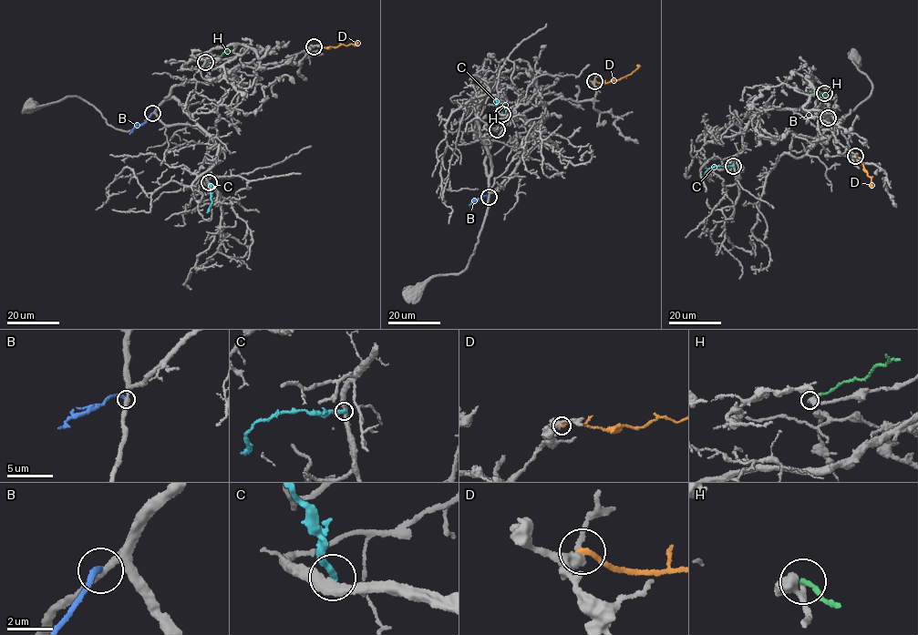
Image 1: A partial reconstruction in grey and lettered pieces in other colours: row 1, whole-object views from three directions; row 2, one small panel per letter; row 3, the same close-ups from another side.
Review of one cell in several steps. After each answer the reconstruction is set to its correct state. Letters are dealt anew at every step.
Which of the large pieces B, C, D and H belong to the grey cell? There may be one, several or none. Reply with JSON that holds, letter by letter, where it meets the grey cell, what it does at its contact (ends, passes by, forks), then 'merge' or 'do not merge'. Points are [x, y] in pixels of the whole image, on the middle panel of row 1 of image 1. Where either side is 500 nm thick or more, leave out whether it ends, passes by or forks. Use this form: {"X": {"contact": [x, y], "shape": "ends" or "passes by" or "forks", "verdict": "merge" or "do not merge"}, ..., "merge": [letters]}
{"B": {"contact": [489, 197], "shape": "ends", "verdict": "do not merge"}, "C": {"contact": [502, 114], "shape": "ends", "verdict": "do not merge"}, "D": {"contact": [594, 81], "shape": "ends", "verdict": "do not merge"}, "H": {"contact": [497, 129], "shape": "ends", "verdict": "do not merge"}, "merge": []}

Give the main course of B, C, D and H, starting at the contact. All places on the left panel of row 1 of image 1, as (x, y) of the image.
B: (151, 114), (129, 134)
C: (209, 182), (211, 188), (211, 205), (207, 212)
D: (313, 46), (355, 46), (358, 42)
H: (204, 62), (229, 50), (235, 52)

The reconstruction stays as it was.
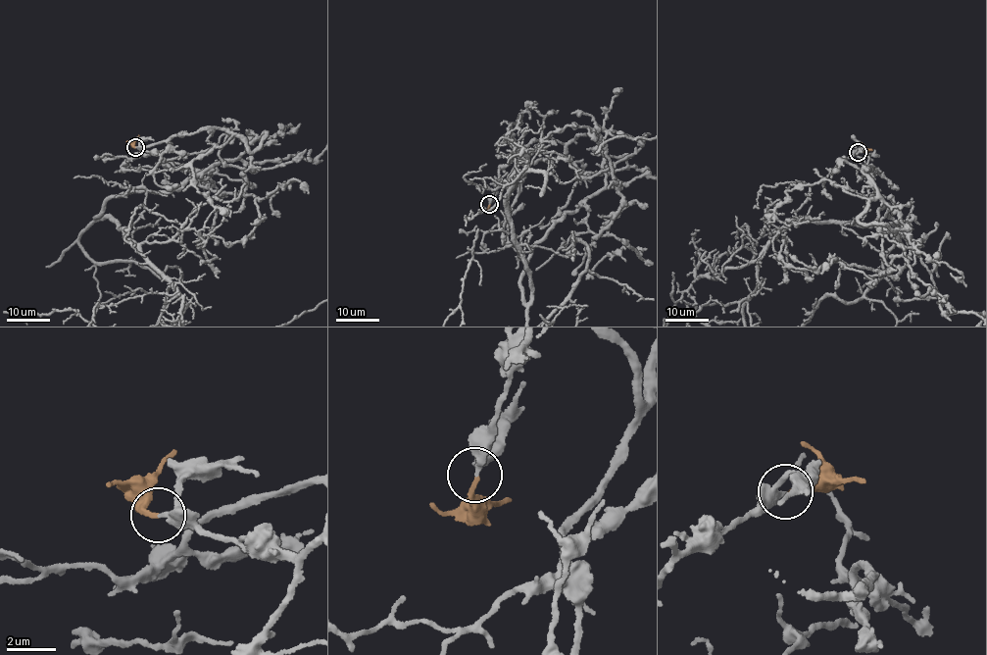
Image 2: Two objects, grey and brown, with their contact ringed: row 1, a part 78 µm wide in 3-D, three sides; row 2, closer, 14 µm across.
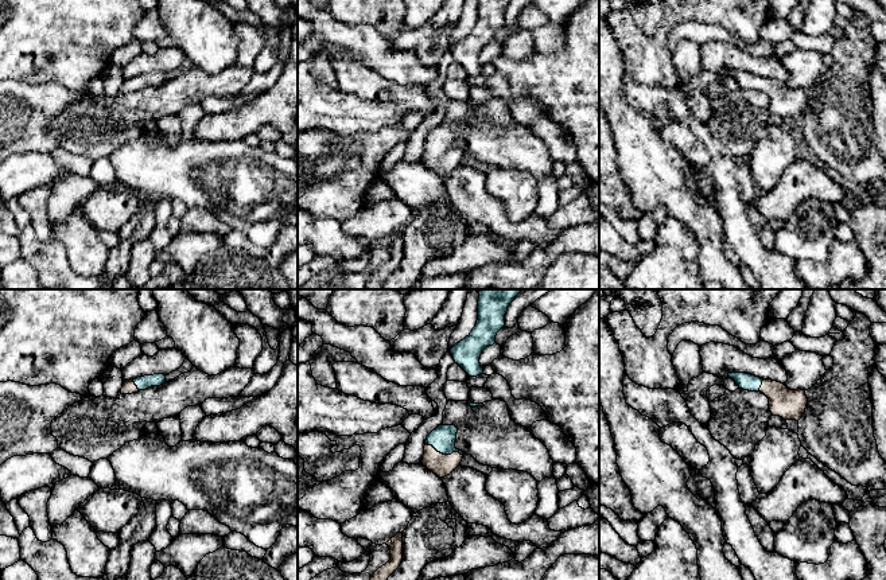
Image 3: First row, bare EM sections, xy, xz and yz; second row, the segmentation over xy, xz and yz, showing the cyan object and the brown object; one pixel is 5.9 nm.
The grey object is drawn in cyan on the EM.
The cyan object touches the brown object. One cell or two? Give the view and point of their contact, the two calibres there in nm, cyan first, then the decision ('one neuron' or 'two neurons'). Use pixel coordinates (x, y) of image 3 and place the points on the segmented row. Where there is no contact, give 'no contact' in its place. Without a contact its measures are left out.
xz (445, 454) | 150/130 nm | one neuron

